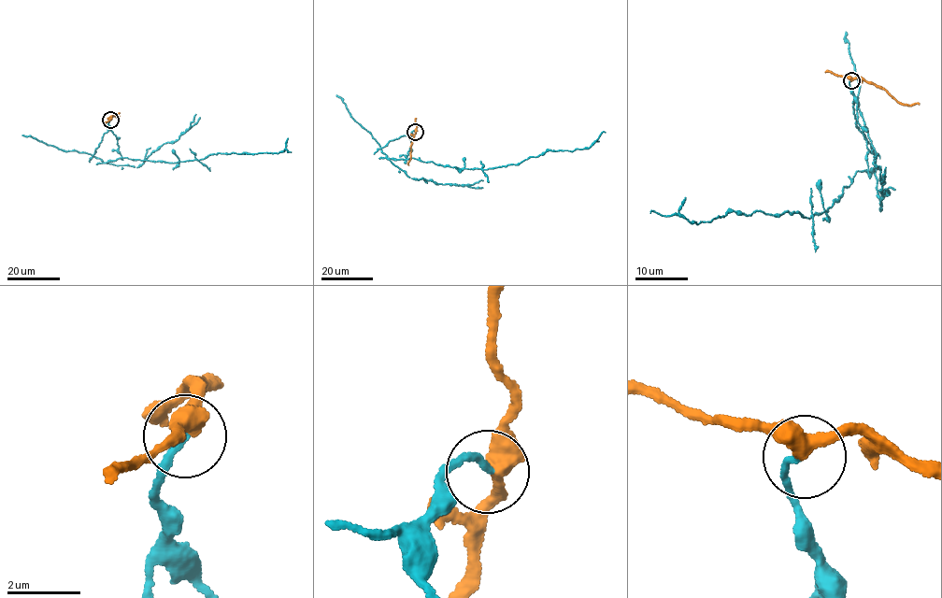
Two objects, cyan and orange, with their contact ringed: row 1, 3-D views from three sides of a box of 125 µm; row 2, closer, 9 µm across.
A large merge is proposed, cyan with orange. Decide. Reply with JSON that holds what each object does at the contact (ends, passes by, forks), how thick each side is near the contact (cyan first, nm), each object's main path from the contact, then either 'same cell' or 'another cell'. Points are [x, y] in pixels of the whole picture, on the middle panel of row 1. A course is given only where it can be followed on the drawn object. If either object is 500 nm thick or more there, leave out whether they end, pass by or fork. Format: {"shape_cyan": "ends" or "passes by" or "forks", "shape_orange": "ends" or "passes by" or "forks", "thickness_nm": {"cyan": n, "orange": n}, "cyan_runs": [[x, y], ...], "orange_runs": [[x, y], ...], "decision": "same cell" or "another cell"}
{"shape_cyan": "ends", "shape_orange": "passes by", "thickness_nm": {"cyan": 170, "orange": 420}, "cyan_runs": [[414, 132], [409, 135], [411, 144], [406, 160], [485, 169], [518, 164], [549, 149], [588, 149], [605, 132]], "orange_runs": [[415, 132], [408, 165]], "decision": "another cell"}

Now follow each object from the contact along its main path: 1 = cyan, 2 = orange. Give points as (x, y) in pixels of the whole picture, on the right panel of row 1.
1: (852, 81), (868, 164), (830, 208), (808, 220), (728, 212), (697, 225), (649, 213)
2: (852, 79), (863, 78), (885, 89), (902, 104), (920, 104)

